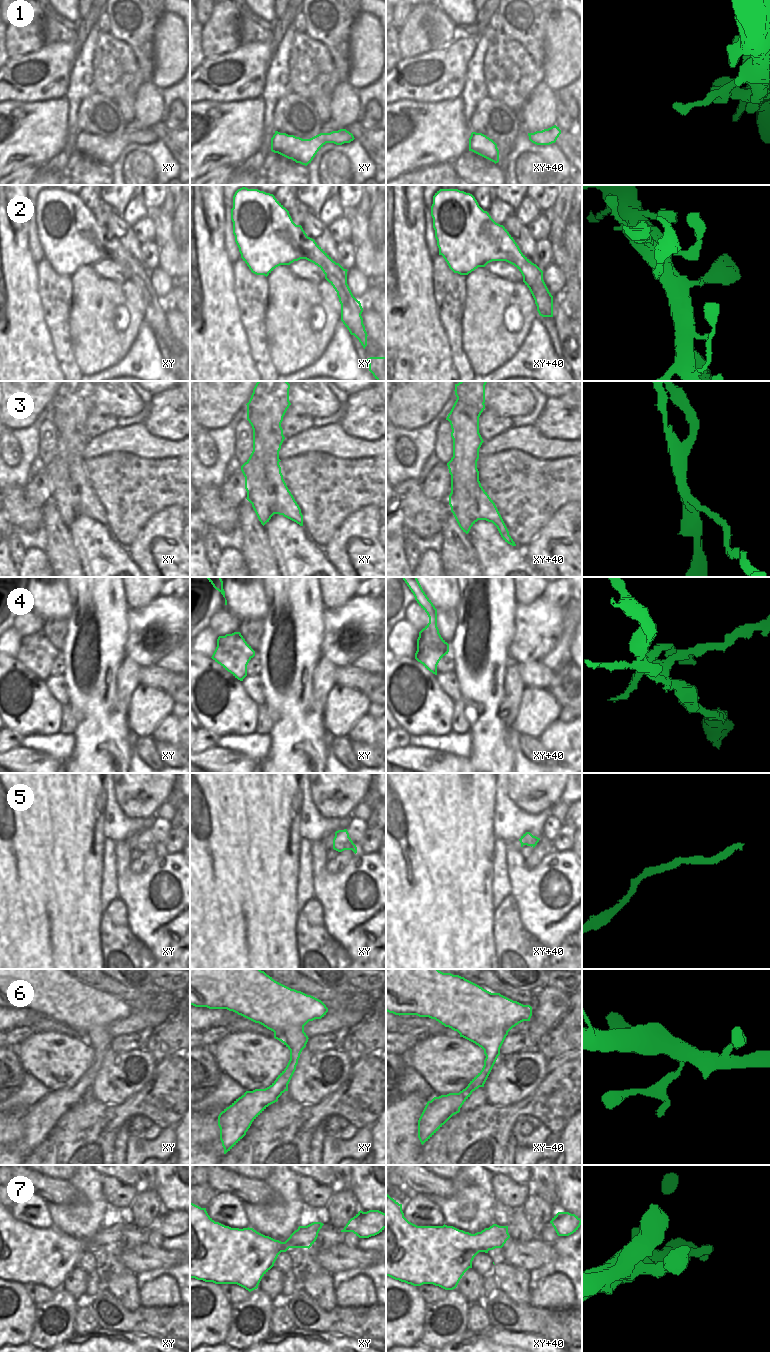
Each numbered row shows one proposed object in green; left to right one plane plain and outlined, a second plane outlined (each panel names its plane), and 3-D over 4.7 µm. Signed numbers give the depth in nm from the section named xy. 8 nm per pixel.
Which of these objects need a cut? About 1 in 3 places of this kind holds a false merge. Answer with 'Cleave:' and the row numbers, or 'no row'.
Cleave: 3, 4

